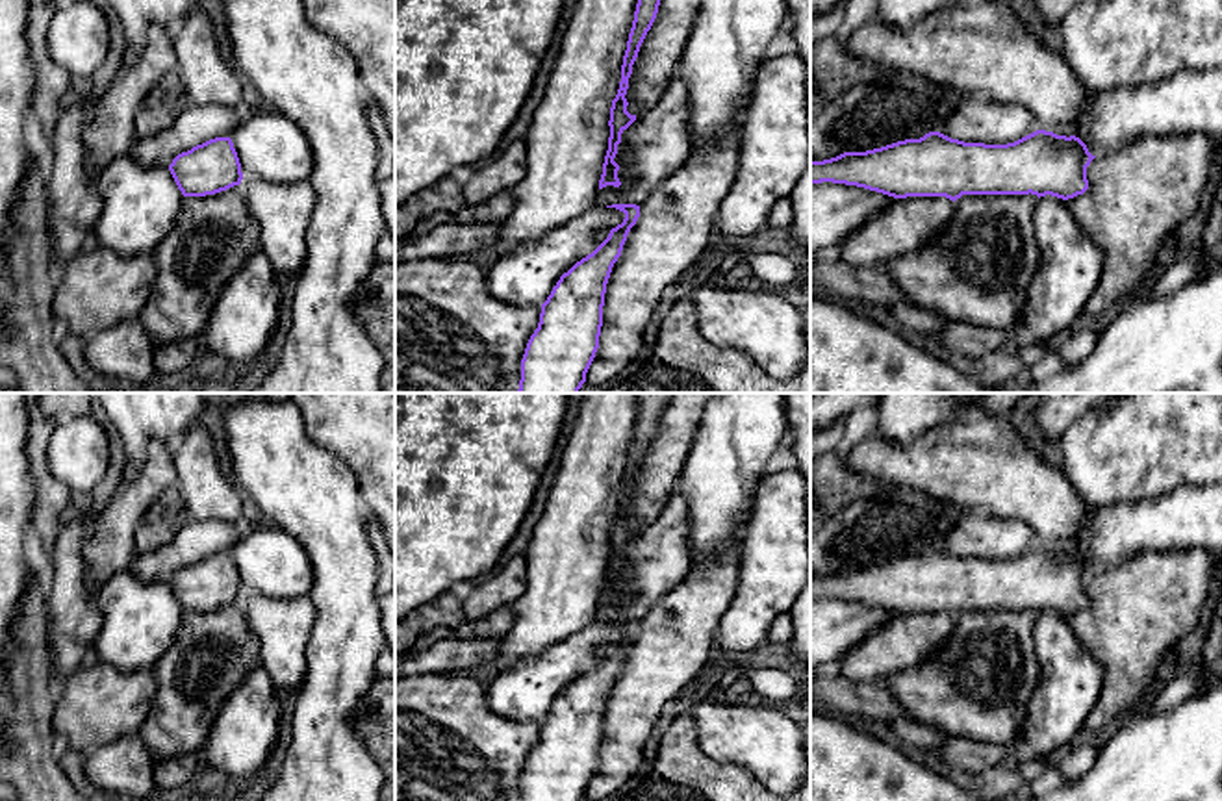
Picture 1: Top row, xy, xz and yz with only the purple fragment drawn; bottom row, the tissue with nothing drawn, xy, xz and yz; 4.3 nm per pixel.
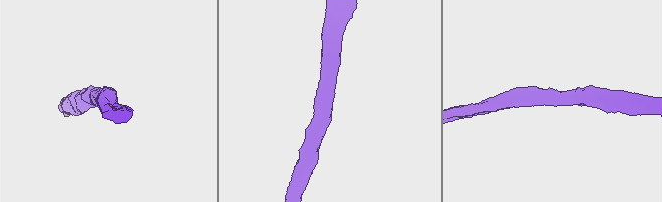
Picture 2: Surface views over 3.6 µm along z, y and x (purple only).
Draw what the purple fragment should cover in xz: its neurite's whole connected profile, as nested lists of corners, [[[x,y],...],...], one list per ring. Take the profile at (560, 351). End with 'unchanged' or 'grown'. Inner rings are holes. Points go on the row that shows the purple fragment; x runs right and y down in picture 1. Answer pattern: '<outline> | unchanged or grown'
[[[612,204],[625,213],[621,224],[586,258],[560,276],[541,304],[530,336],[517,393],[579,393],[599,349],[606,284],[630,228],[640,217],[636,204]]] | unchanged

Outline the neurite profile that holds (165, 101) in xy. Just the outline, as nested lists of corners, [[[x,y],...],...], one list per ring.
[[[174,72],[163,76],[143,98],[135,115],[137,139],[150,137],[167,128],[189,104]]]

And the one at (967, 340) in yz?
[[[948,321],[938,336],[927,339],[938,352],[964,358],[981,358],[988,352],[1012,347],[1007,332],[955,321]]]

